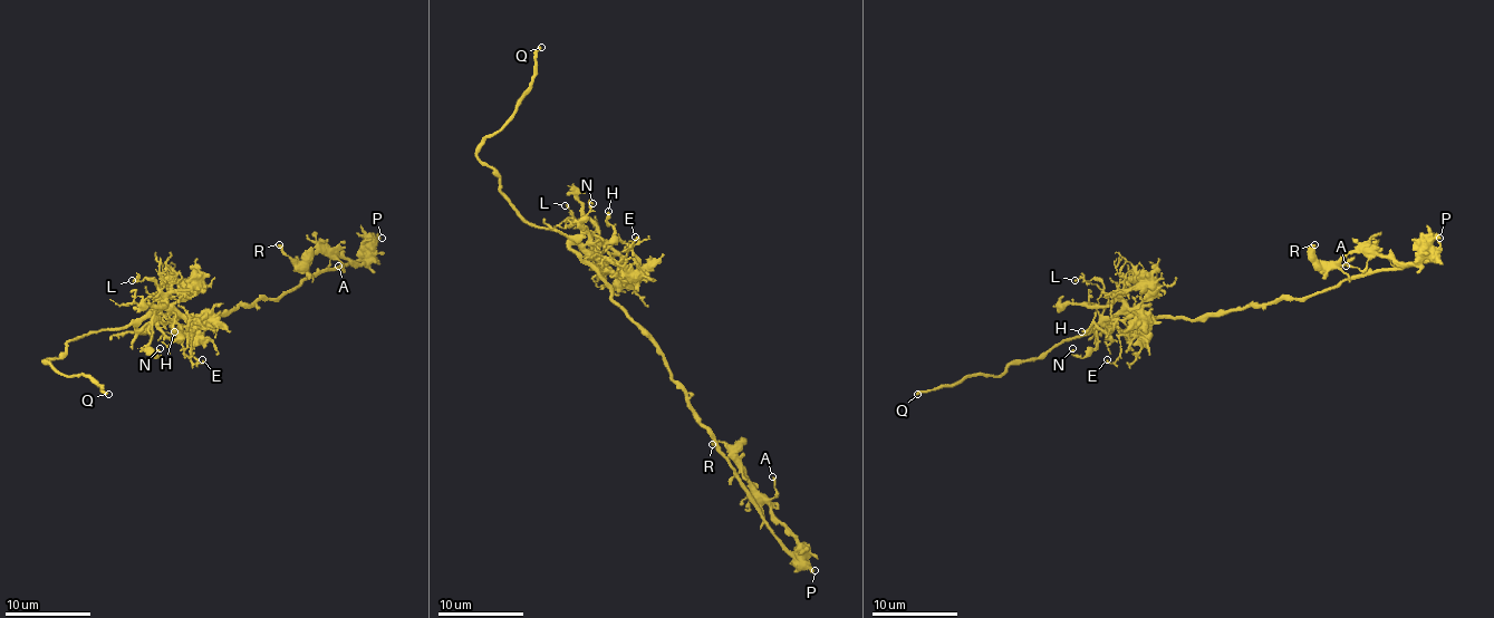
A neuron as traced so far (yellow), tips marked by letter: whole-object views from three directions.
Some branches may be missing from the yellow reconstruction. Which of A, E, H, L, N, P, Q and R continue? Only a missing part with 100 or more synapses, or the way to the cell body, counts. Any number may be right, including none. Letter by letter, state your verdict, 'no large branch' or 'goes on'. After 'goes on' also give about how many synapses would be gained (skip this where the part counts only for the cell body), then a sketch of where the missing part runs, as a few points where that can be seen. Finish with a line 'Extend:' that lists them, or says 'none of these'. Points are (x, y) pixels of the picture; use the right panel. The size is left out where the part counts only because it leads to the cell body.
A: no large branch
E: no large branch
H: no large branch
L: no large branch
N: no large branch
P: no large branch
Q: goes on
R: no large branch
Extend: Q

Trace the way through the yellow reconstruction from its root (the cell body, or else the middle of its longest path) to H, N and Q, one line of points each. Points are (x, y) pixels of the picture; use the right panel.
H: (1170, 319), (1137, 321), (1133, 317), (1119, 317), (1109, 336), (1094, 322), (1081, 331)
N: (1170, 319), (1137, 321), (1133, 317), (1114, 317), (1096, 329), (1094, 348), (1081, 357), (1072, 355), (1072, 348)
Q: (1170, 319), (1135, 321), (1124, 331), (1102, 325), (1039, 357), (1015, 359), (995, 376), (969, 374), (917, 394)

